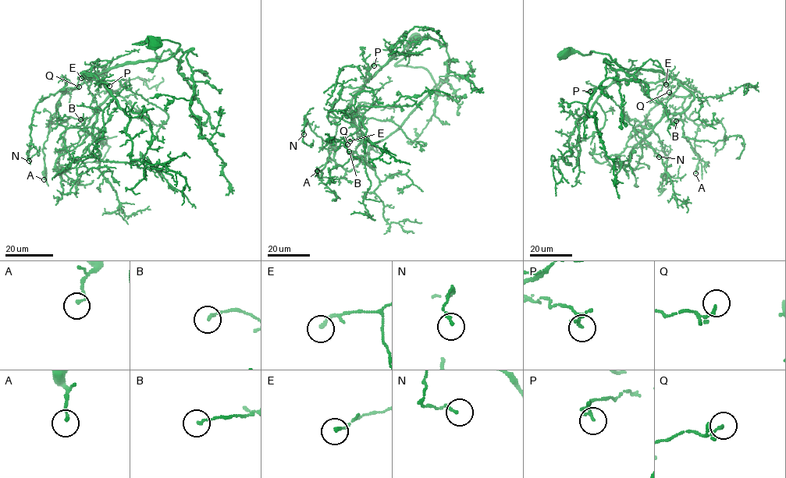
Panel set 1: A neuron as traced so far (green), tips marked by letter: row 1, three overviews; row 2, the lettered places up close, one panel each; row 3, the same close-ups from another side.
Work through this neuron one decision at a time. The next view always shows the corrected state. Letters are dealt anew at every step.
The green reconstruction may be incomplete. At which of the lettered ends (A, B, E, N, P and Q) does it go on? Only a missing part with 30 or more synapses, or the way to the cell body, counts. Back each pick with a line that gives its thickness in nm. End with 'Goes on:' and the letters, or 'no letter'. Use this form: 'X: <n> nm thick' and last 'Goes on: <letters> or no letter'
Goes on: no letter

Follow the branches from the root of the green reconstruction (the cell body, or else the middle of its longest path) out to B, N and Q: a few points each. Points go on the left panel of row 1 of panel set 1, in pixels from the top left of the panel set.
B: (154, 44), (133, 44), (168, 40), (179, 46), (165, 60), (108, 68), (109, 95), (80, 119)
N: (154, 44), (133, 44), (168, 40), (179, 46), (165, 60), (108, 68), (40, 100), (32, 118), (29, 161)
Q: (154, 44), (133, 44), (168, 40), (179, 46), (165, 60), (108, 68), (63, 92), (79, 86)

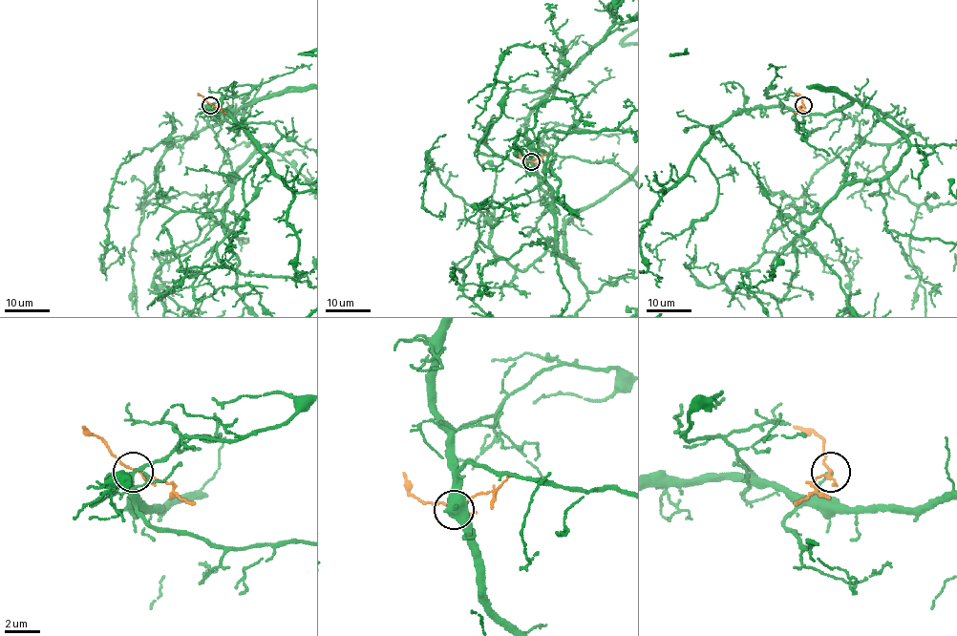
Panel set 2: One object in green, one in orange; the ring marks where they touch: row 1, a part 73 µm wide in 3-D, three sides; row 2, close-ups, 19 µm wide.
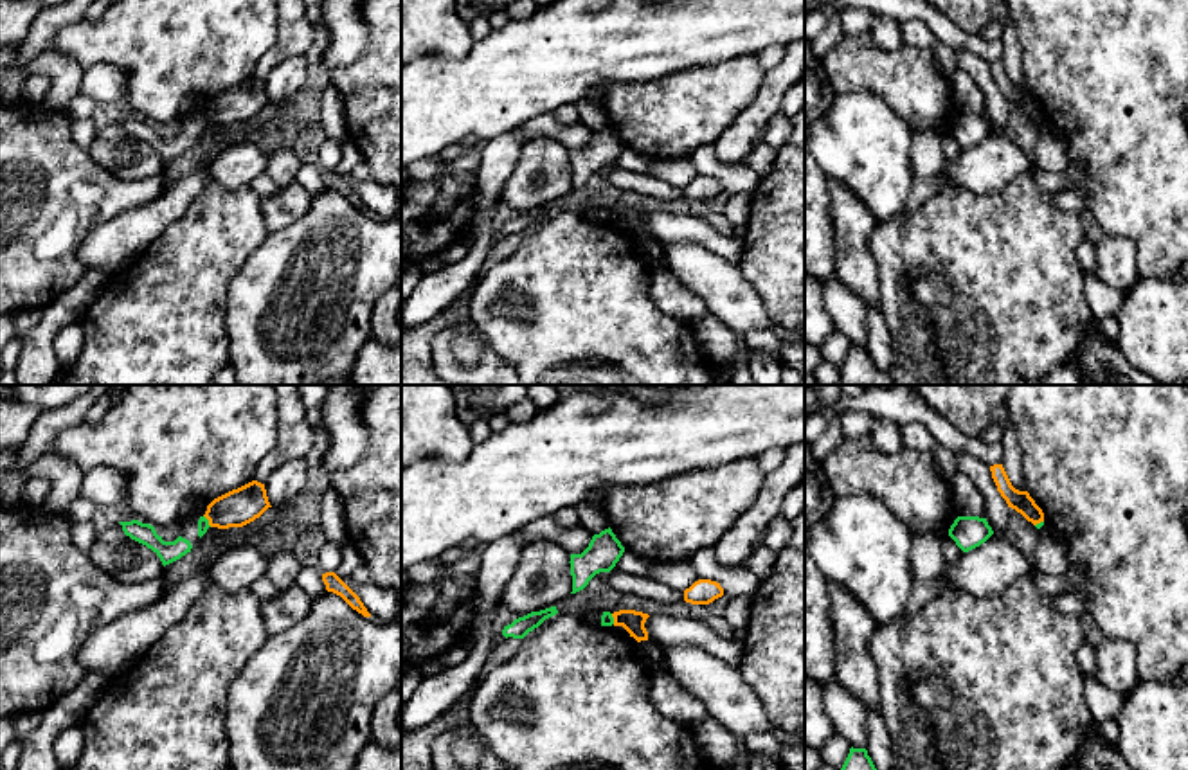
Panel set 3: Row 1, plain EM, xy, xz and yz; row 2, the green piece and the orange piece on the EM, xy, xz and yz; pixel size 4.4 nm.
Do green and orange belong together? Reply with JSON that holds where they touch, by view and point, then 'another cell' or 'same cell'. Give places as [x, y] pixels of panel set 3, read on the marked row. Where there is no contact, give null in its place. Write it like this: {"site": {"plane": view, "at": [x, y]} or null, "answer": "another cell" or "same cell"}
{"site": {"plane": "xy", "at": [207, 520]}, "answer": "another cell"}

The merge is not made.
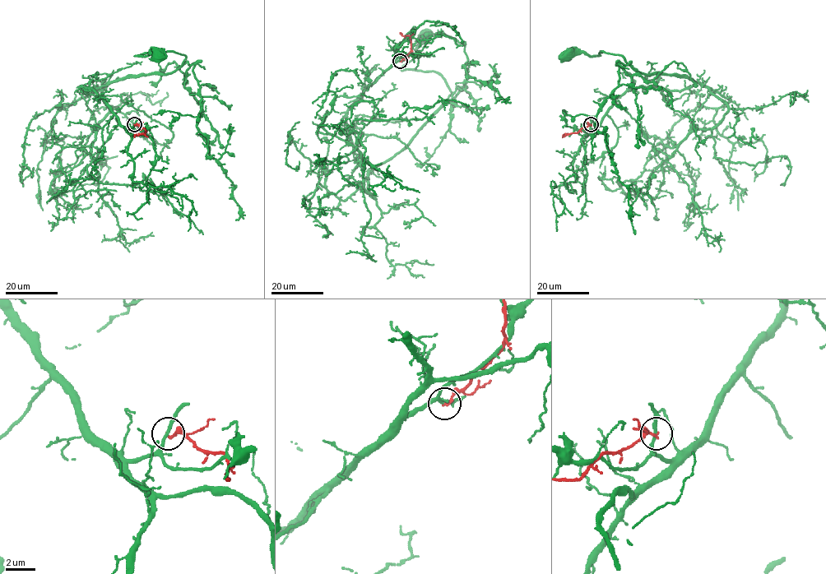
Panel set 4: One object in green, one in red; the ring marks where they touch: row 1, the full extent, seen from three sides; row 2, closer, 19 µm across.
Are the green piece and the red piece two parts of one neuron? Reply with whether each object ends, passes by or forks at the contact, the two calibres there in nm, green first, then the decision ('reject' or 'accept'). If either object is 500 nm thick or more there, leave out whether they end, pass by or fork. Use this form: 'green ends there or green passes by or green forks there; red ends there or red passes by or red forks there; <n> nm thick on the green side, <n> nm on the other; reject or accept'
green passes by; red ends there; 220 nm thick on the green side, 180 nm on the other; reject

